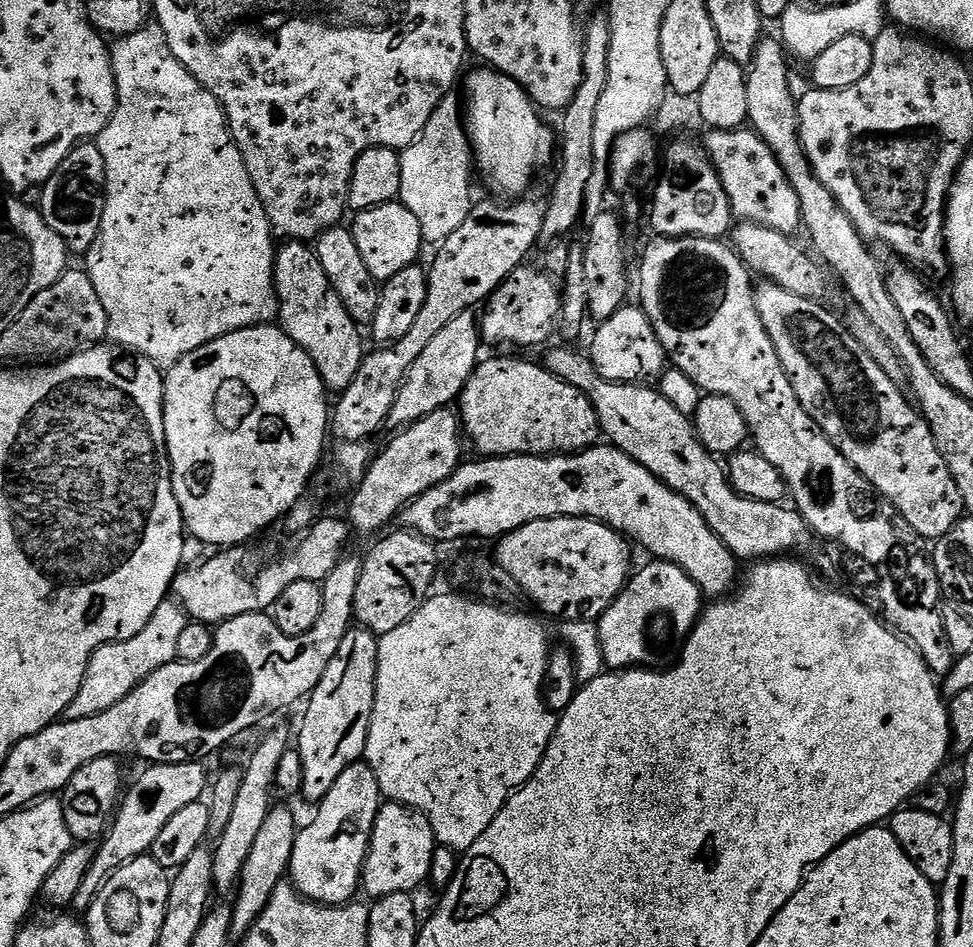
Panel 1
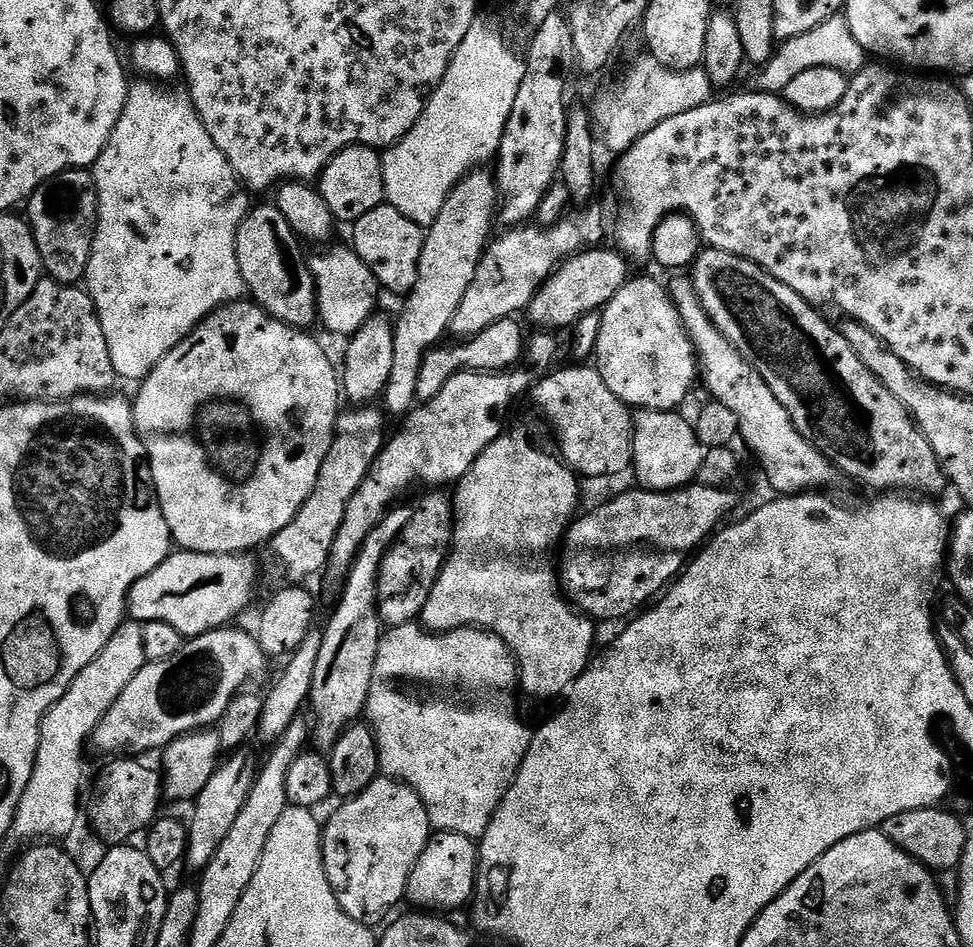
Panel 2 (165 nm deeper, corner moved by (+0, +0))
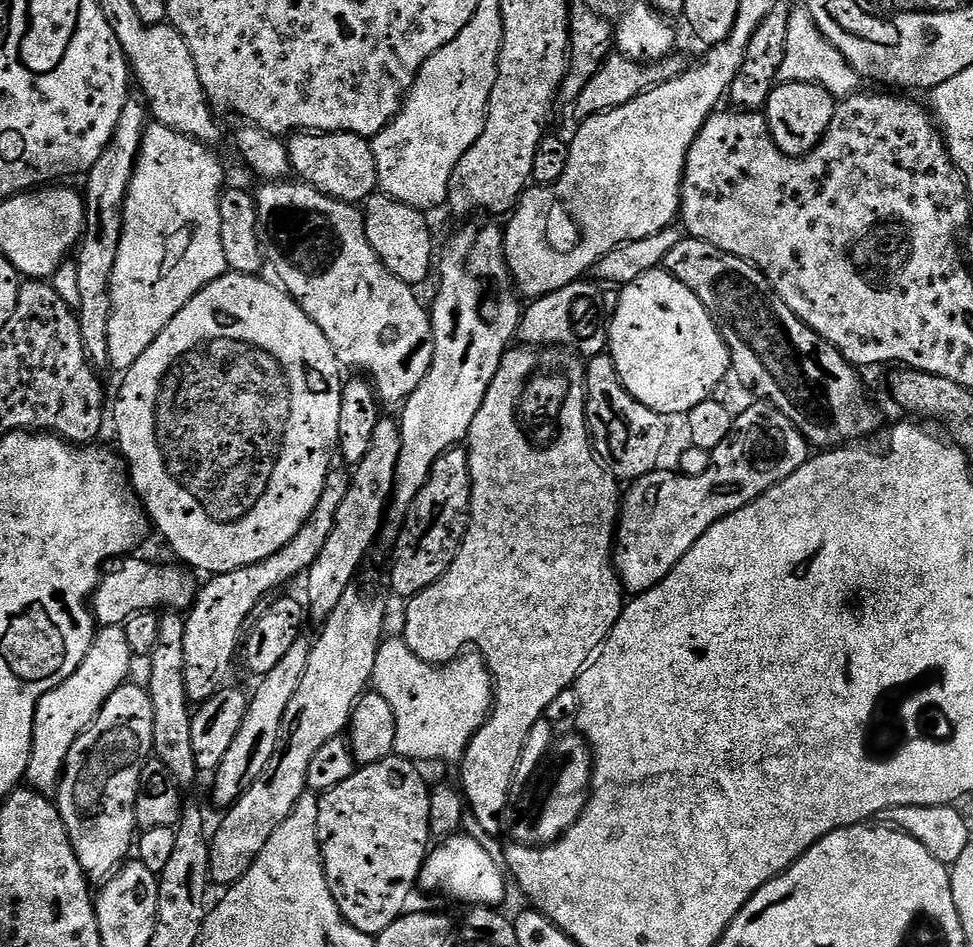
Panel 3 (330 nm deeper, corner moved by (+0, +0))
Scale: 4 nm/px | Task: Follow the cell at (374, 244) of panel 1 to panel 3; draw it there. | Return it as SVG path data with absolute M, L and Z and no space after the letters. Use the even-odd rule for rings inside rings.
M379 190L372 193L362 205L366 238L370 238L370 246L374 246L374 254L402 282L413 286L433 275L434 256L432 260L432 228L423 211L412 208L408 204L398 202L393 196L387 196Z

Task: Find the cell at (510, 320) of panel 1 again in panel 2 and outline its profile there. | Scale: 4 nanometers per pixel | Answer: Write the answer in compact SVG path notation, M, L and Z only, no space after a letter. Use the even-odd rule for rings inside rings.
M589 247L557 264L547 282L536 291L526 309L526 316L540 327L537 329L556 330L552 328L568 327L571 329L579 324L580 319L586 314L600 312L604 305L610 302L610 298L614 298L614 294L618 294L618 290L622 290L622 286L628 283L629 261L619 250L604 247Z

